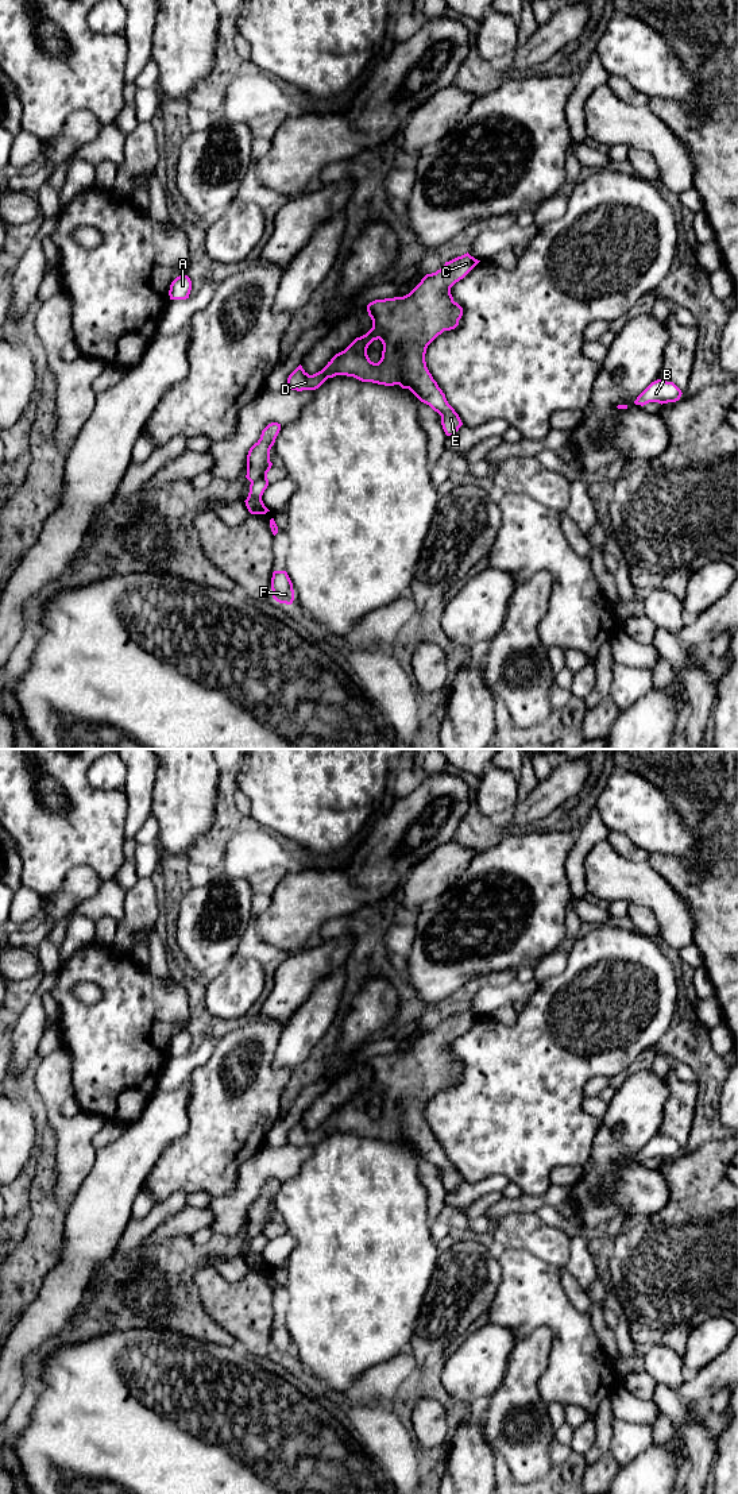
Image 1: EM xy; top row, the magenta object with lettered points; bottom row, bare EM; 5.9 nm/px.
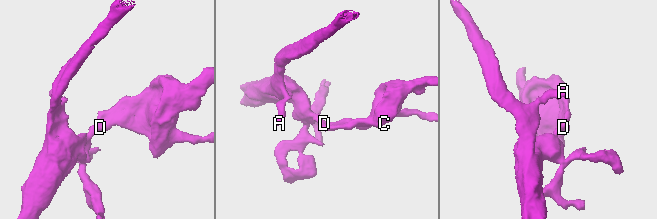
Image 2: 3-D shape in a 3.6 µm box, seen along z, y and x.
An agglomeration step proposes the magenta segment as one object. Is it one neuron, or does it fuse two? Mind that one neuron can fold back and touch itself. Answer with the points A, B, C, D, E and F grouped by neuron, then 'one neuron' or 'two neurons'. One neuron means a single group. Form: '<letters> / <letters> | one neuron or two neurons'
A B C D E F | one neuron

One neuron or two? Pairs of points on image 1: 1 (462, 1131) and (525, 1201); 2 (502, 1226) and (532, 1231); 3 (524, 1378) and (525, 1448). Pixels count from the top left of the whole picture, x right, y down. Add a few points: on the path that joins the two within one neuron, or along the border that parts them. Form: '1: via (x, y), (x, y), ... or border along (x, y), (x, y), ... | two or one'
1: border along (551, 1184), (541, 1195), (524, 1195) | two
2: via (509, 1231), (525, 1231) | one
3: via (518, 1396), (517, 1401), (502, 1417), (517, 1431) | one

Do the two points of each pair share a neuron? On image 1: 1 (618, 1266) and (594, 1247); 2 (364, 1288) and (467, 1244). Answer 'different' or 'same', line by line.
1: different
2: different

